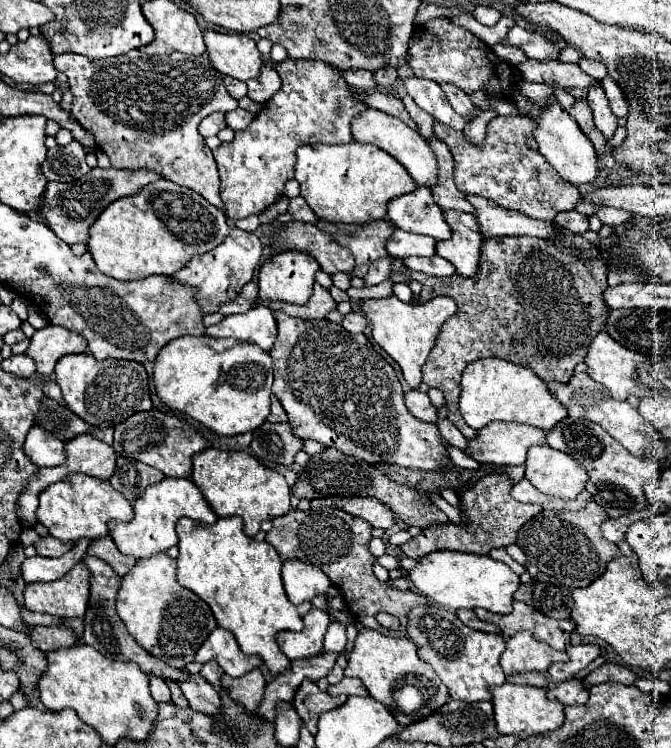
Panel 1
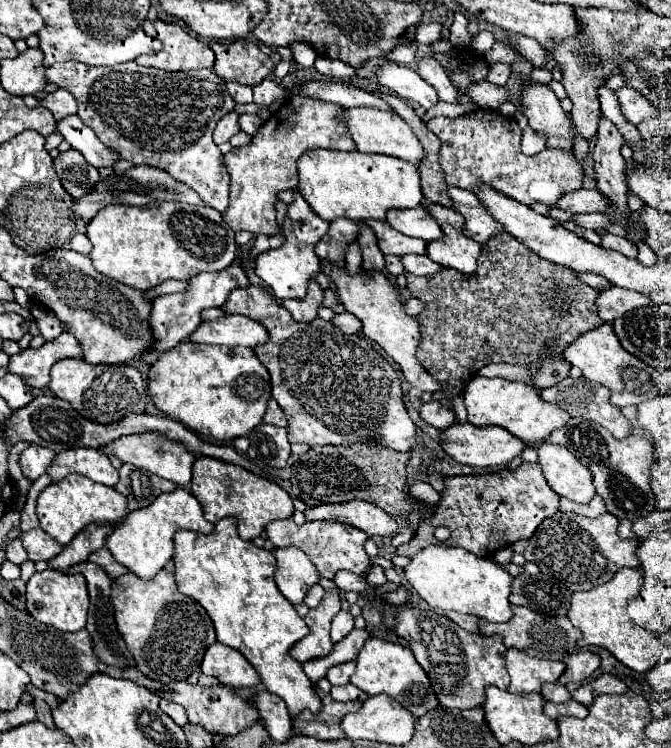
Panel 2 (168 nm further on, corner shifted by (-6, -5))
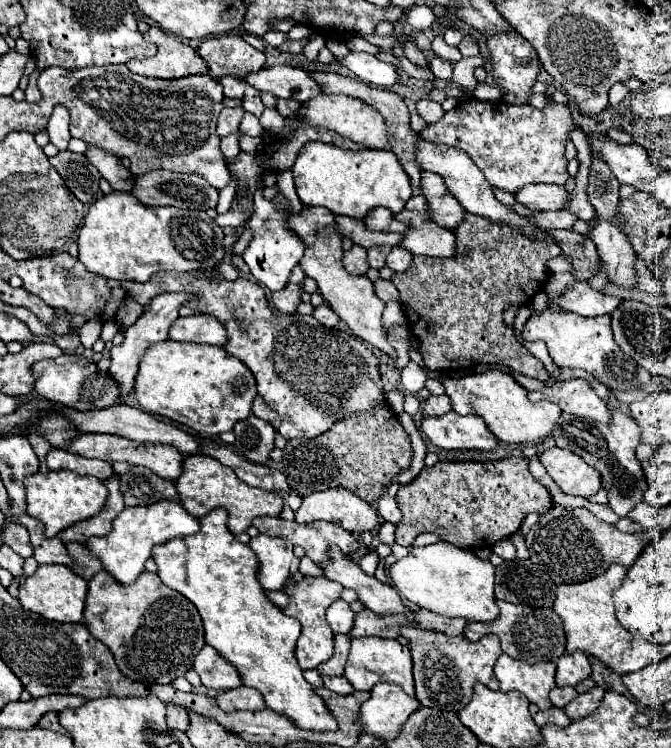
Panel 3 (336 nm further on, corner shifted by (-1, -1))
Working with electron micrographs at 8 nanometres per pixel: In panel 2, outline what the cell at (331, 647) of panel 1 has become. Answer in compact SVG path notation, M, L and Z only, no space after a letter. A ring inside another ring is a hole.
M340 610L332 618L332 642L340 642L342 638L346 638L352 628L354 628L354 616L348 610Z

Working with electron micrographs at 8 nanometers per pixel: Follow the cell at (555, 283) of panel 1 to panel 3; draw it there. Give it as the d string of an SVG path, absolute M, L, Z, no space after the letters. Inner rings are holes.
M467 214L463 226L455 230L457 250L459 250L455 260L415 256L411 270L399 272L391 278L391 282L397 286L401 294L401 306L405 308L407 324L419 342L419 352L429 370L451 374L487 362L487 364L505 364L537 380L549 378L543 364L535 360L535 356L527 348L521 346L521 342L515 338L513 328L505 324L503 312L507 310L507 306L525 306L537 292L541 292L543 282L549 278L547 262L559 256L561 248L557 244L547 246L545 242L527 242L525 238L519 238L519 234L503 234L503 232L505 232L503 226L499 228L493 222L487 222L487 218Z

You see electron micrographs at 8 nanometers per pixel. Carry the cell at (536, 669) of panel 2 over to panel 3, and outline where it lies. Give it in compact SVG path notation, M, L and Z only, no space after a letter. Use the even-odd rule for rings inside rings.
M501 654L495 662L495 676L501 682L501 692L517 690L525 694L529 702L537 704L541 710L547 710L551 706L549 690L555 686L553 662L527 664L507 654Z

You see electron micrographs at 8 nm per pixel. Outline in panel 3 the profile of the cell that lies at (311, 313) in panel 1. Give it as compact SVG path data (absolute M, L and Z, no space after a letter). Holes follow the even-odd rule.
M295 266L289 284L277 292L277 310L279 312L283 312L283 314L297 312L297 306L301 304L301 294L303 294L303 288L301 288L303 280L305 280L305 274L303 274L301 266Z

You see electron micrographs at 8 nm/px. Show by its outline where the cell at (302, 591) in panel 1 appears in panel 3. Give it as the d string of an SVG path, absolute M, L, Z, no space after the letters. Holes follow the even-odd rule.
M259 534L257 538L251 538L249 546L259 558L259 582L265 590L283 590L291 578L289 568L293 560L293 544L285 538Z

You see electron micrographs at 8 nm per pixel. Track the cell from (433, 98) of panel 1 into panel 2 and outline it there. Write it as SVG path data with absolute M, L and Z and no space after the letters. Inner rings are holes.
M386 62L386 64L378 66L376 80L378 80L380 86L396 92L404 100L418 102L426 110L432 108L438 102L436 90L428 82L424 82L420 78L420 74L410 66Z

